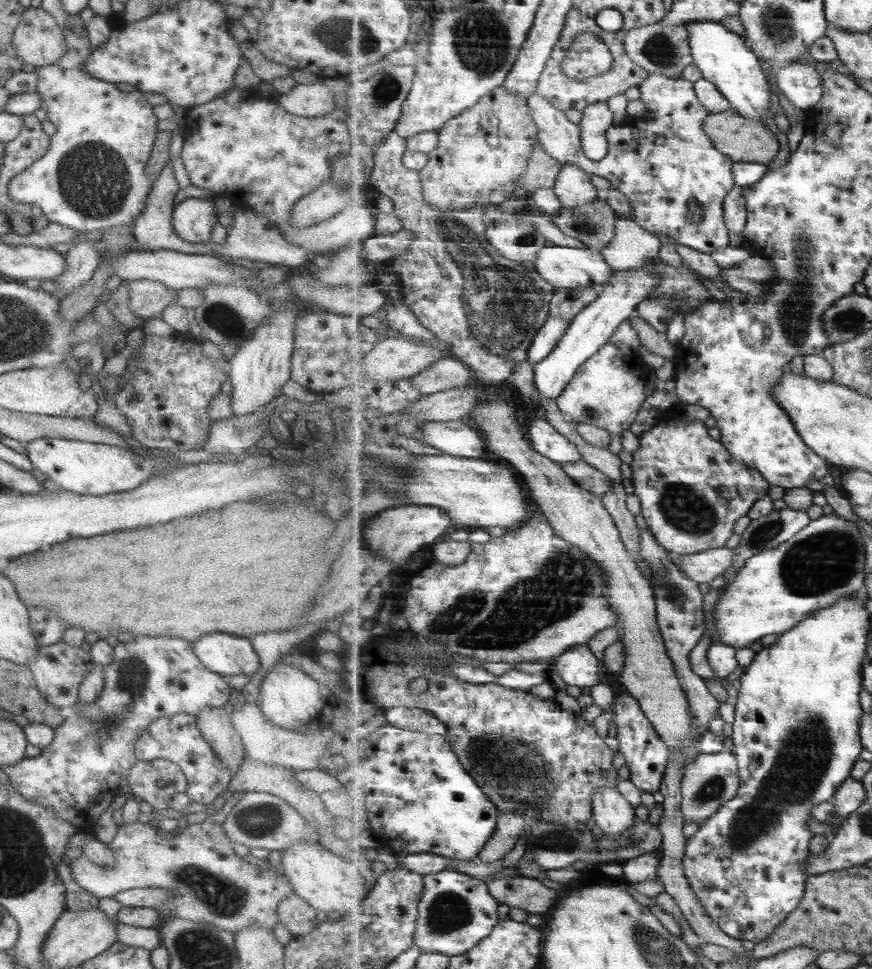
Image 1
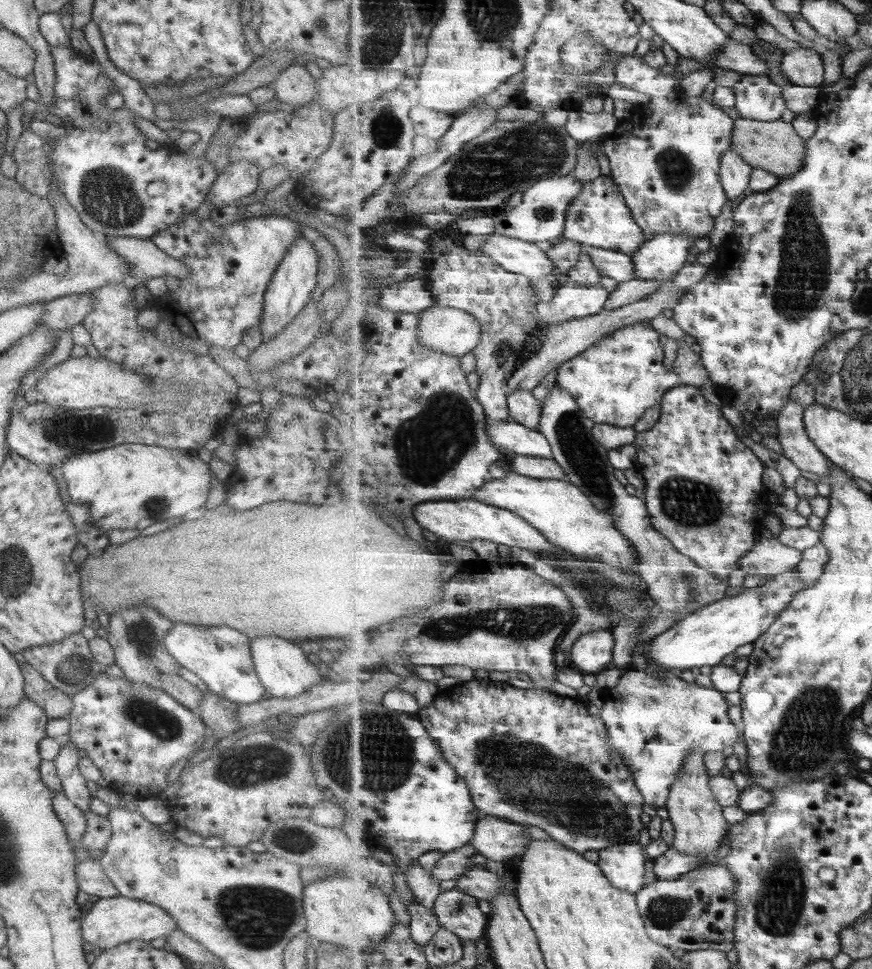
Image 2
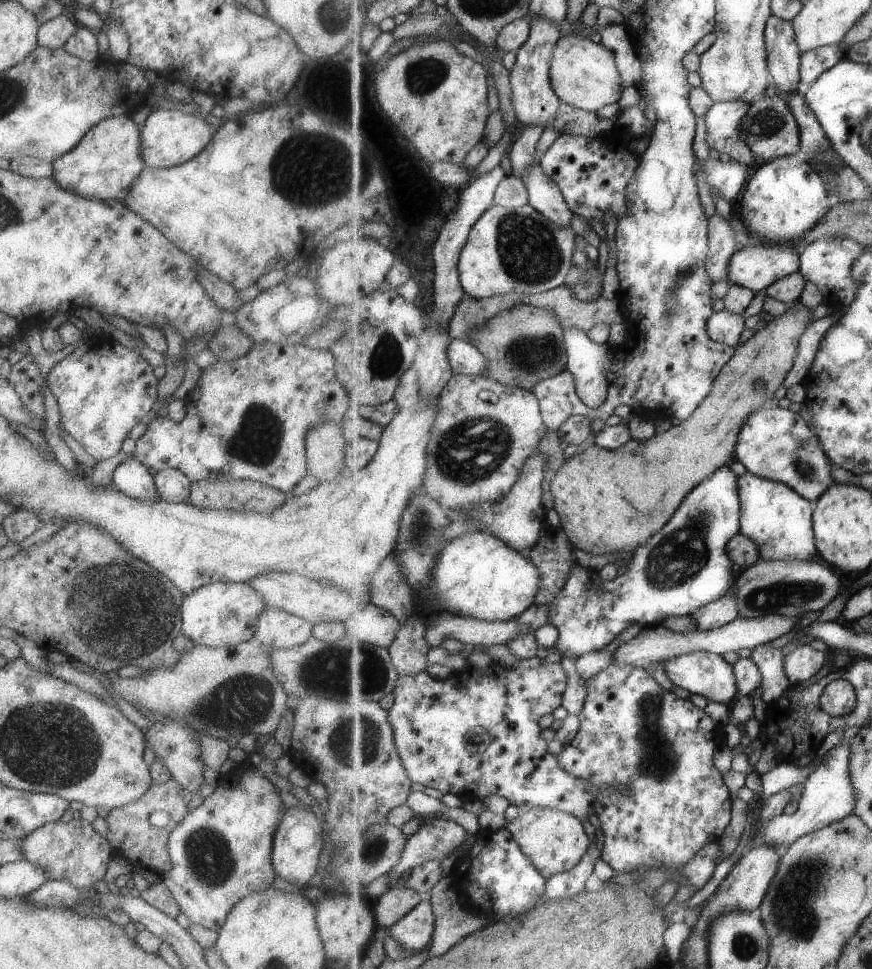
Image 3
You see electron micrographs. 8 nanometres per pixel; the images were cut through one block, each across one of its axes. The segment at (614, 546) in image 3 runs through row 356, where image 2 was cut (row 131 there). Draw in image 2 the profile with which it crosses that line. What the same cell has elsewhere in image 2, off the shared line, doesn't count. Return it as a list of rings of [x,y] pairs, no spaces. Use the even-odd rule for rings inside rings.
[[[740,118],[735,120],[733,128],[733,147],[753,169],[762,169],[775,174],[779,178],[793,176],[803,170],[803,162],[807,153],[808,141],[801,138],[792,123],[777,120],[762,122]]]

